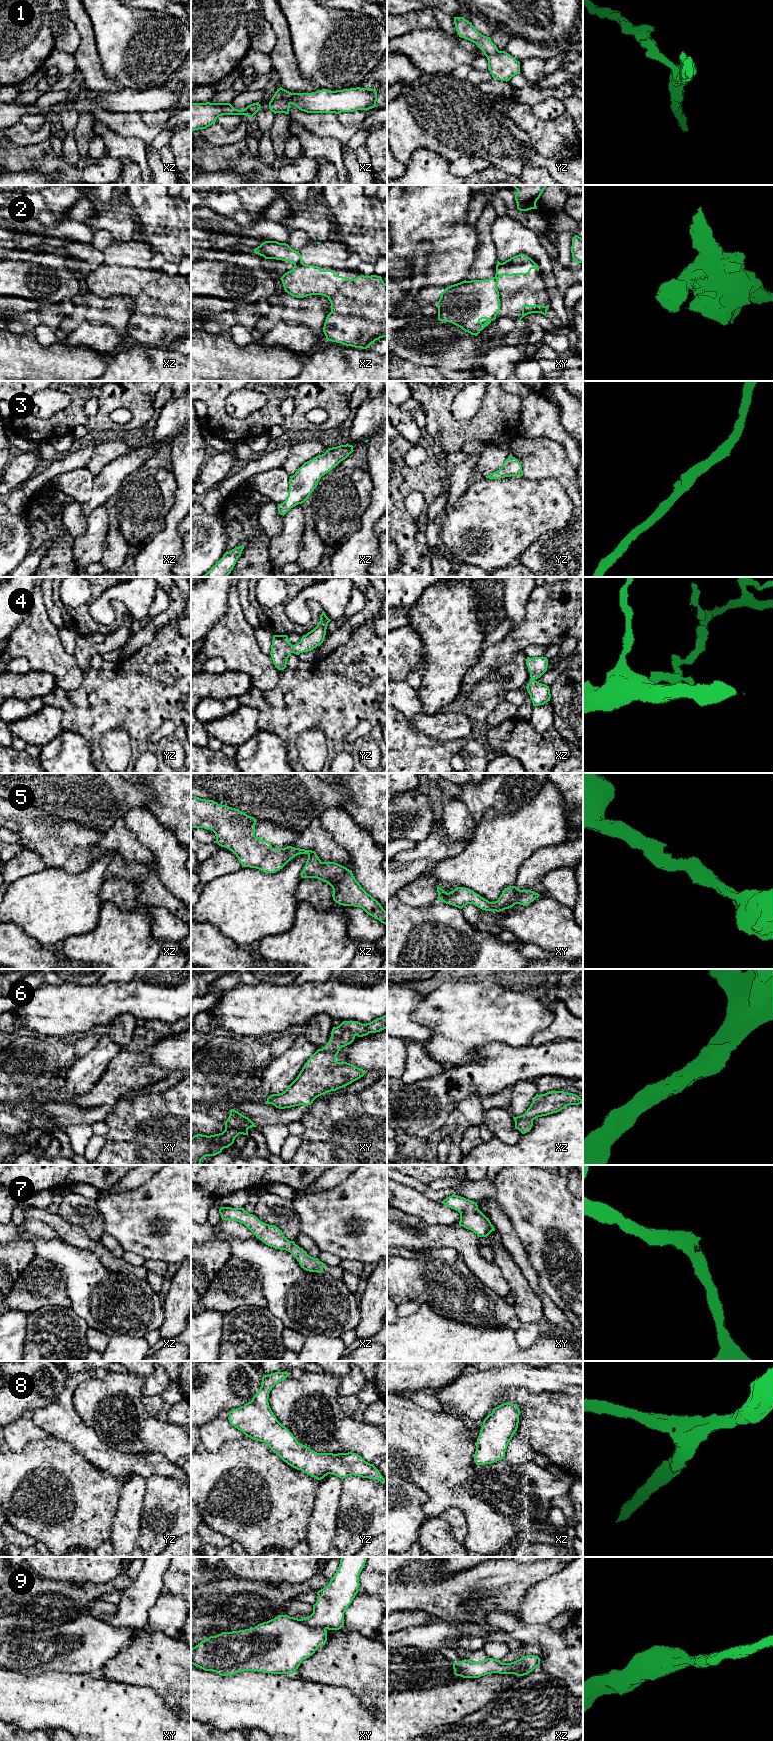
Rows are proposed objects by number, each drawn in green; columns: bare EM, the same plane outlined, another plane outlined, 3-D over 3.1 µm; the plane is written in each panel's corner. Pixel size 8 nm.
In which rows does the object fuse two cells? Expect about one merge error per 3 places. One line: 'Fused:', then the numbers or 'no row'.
Fused: 1, 2

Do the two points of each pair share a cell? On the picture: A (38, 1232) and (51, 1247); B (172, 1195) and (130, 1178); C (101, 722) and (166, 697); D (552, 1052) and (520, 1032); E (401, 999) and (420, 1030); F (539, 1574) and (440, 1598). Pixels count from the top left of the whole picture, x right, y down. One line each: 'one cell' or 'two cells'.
A: two cells
B: two cells
C: one cell
D: two cells
E: one cell
F: one cell

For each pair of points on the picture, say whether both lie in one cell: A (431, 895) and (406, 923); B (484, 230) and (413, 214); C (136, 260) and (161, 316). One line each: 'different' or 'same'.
A: different
B: different
C: same

